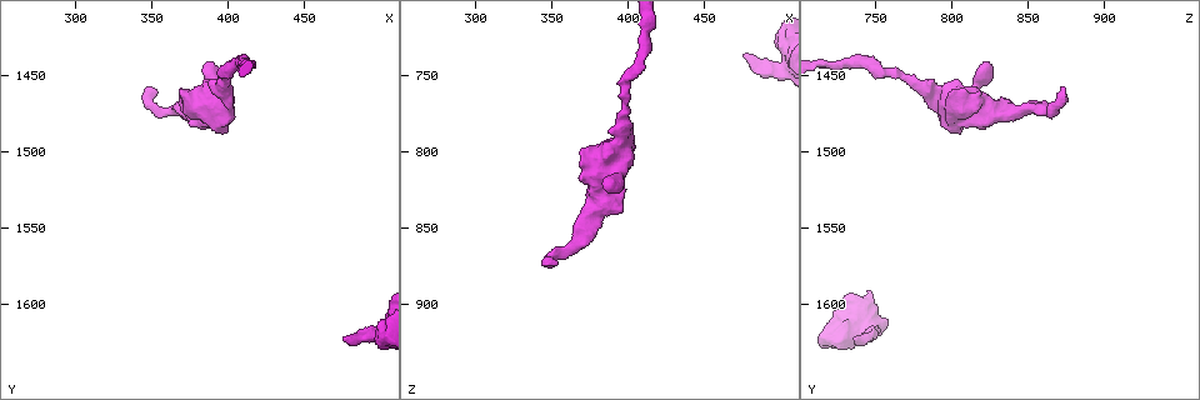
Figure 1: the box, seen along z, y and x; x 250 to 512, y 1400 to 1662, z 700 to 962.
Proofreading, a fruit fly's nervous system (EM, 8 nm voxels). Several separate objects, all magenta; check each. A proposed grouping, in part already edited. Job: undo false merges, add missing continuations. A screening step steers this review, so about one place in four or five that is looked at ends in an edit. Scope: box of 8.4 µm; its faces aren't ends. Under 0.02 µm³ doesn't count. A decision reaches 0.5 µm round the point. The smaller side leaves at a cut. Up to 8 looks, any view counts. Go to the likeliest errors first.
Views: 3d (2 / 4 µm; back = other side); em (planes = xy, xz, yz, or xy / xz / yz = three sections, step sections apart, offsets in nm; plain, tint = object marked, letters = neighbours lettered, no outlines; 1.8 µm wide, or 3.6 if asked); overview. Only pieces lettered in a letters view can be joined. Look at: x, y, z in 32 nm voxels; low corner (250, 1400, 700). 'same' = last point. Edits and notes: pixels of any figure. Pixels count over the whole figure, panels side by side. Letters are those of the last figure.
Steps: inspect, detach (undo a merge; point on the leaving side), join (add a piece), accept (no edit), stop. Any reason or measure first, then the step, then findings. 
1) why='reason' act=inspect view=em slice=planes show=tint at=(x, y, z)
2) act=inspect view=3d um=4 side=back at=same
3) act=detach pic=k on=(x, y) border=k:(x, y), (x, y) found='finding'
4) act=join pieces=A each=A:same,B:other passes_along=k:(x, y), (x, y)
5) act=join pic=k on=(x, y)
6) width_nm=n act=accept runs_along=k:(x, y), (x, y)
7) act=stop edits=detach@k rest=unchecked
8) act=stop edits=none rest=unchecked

why='free end' act=inspect view=em slice=planes show=plain at=(350, 1458, 874)

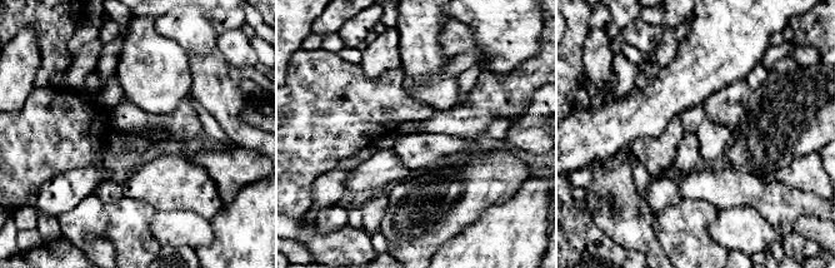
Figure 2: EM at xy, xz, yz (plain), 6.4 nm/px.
why='see the neighbours' act=inspect view=em slice=planes show=letters at=same

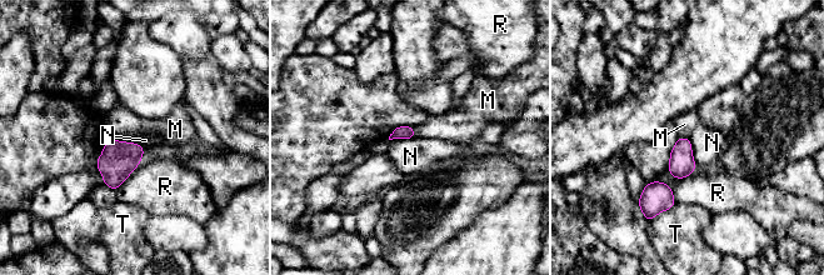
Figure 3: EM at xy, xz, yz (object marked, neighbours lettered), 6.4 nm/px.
longest_contact=N:240nm act=accept each=M:other,N:other,R:other,T:other found='no lettered piece goes on from it'

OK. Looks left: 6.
why='free end' act=inspect view=em slice=planes show=letters at=(474, 1622, 738)

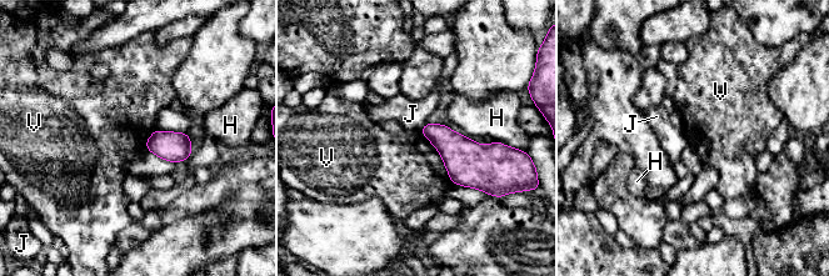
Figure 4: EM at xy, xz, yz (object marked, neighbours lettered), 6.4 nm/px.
longest_contact=V:400nm act=accept each=H:other,J:other,V:other border=4:(420, 130), (438, 151), (452, 181) found='no lettered piece goes on from it'

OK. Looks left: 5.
why='a narrow waist' act=inspect view=em slice=xz step=4 show=tint at=(396, 1450, 768)

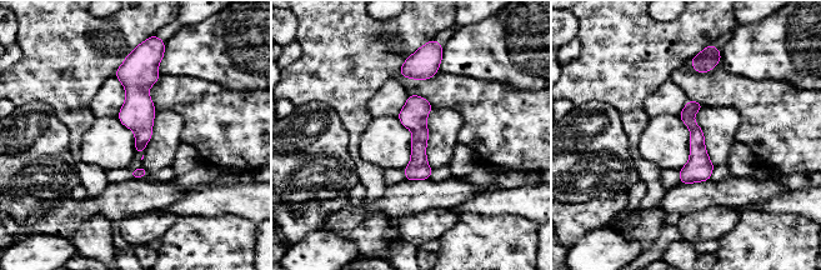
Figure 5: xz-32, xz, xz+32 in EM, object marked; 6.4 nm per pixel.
why='cut it another way' act=inspect view=em slice=planes show=letters at=same

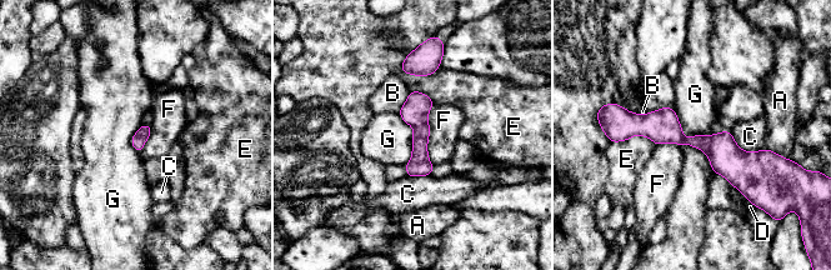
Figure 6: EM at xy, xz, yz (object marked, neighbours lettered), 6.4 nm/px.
act=accept each=A:other,B:other,C:other,D:other,E:other,F:other,G:other border=6:(671, 108), (685, 138), (712, 134) found='all the same cell'

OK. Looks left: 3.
act=stop edits=none rest=unchecked

